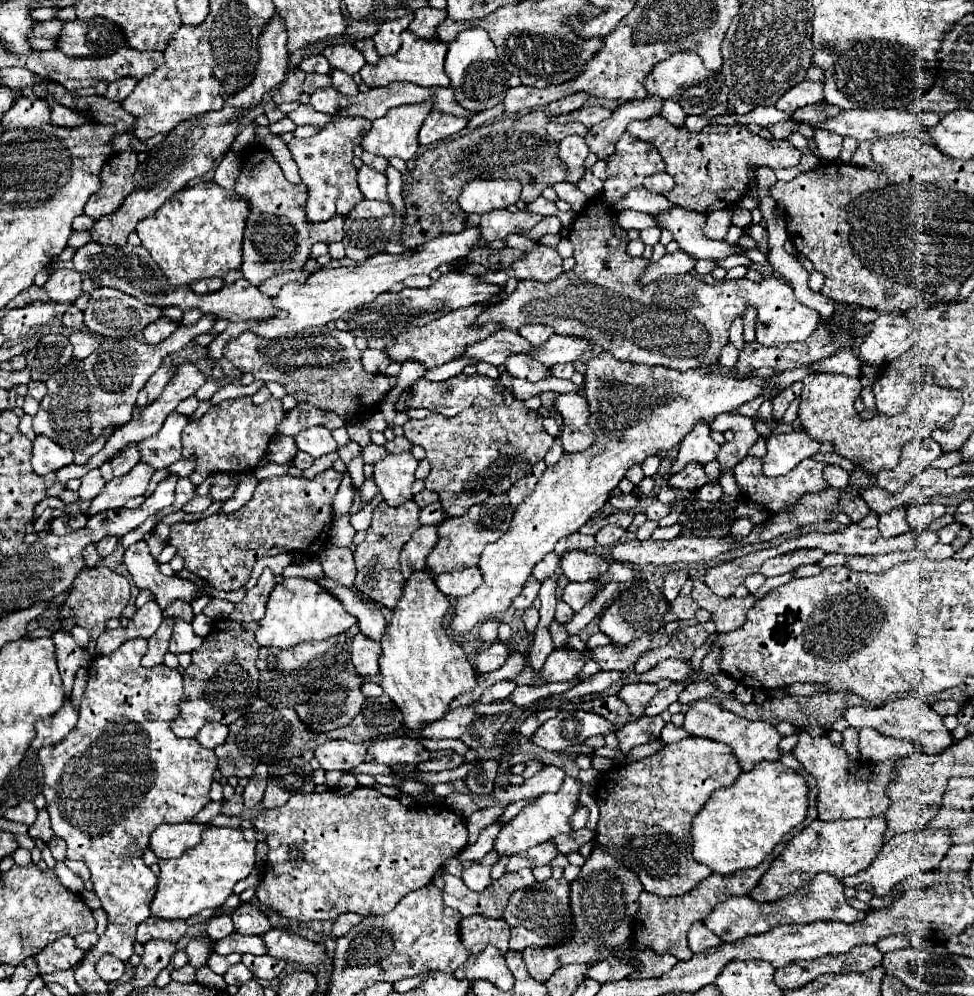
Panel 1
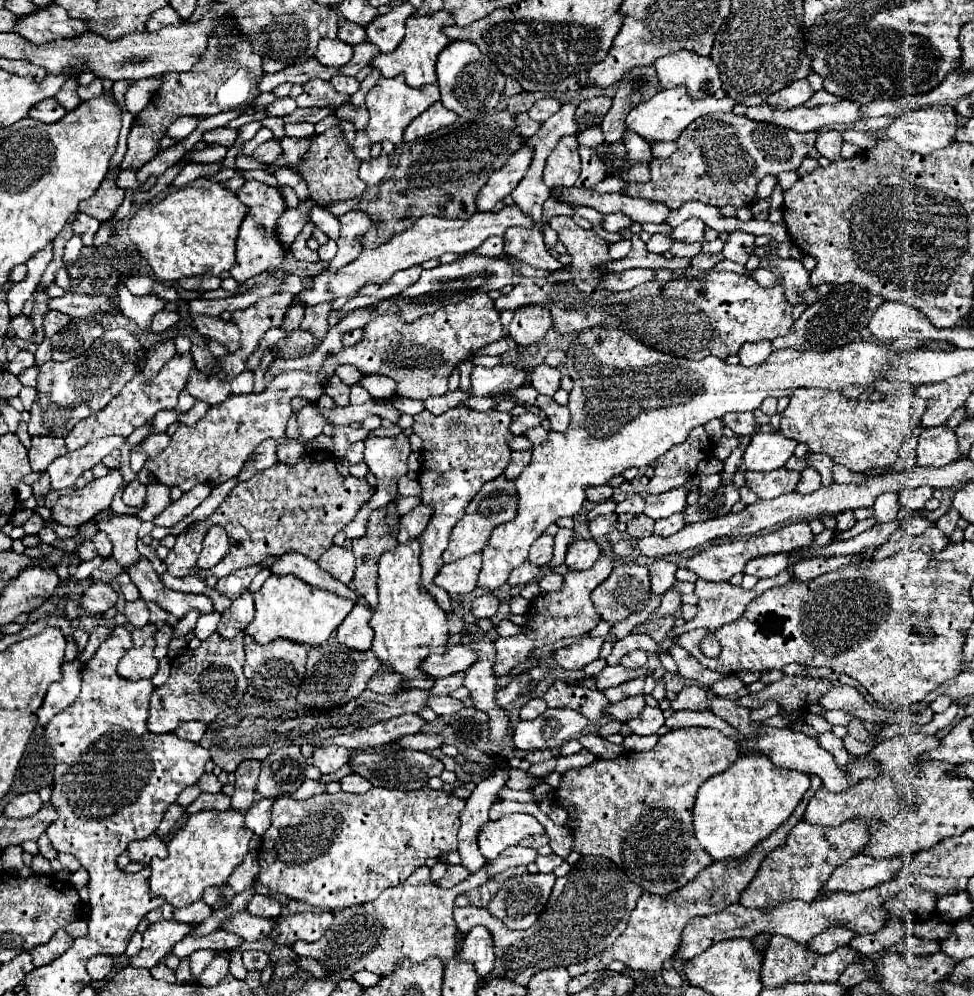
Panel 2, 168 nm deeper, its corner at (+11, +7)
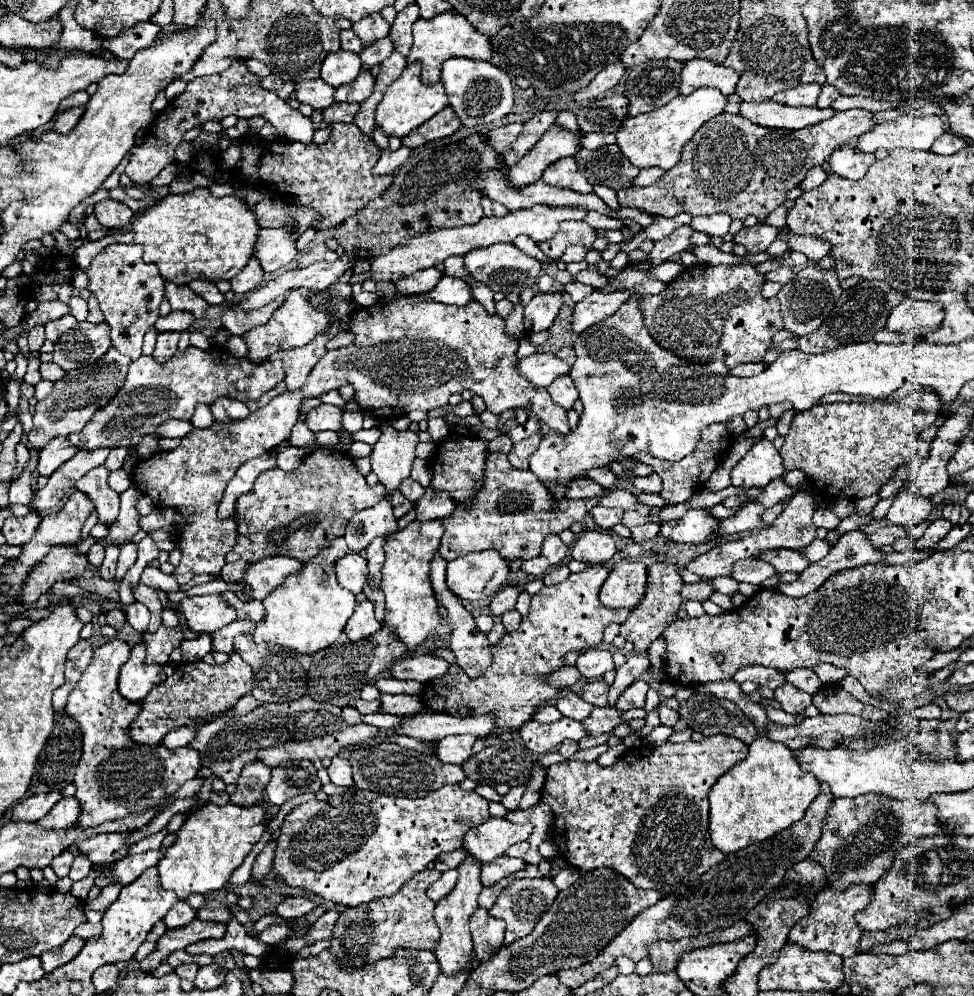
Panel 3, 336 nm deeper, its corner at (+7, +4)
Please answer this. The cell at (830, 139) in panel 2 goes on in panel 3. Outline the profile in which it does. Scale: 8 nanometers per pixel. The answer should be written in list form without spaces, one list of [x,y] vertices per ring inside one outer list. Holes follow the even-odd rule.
[[[839,146],[837,150],[833,150],[833,154],[829,158],[829,166],[831,166],[831,172],[835,172],[843,178],[859,180],[865,176],[865,172],[873,164],[873,160],[875,160],[873,154],[857,152],[853,146]]]

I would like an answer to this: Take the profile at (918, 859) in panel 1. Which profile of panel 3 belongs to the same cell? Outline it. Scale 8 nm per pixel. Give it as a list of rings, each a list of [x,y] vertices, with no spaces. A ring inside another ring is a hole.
[[[851,884],[847,890],[835,890],[835,888],[821,890],[815,896],[809,914],[791,928],[789,942],[797,942],[807,950],[833,952],[841,958],[849,958],[857,954],[857,944],[863,930],[853,922],[853,914],[857,910],[867,908],[871,900],[873,900],[873,886],[867,886],[867,884]]]

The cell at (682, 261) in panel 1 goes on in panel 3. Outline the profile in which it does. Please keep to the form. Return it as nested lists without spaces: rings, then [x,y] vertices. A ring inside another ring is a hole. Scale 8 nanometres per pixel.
[[[595,288],[587,298],[583,298],[579,304],[575,304],[575,310],[573,310],[573,330],[579,334],[579,332],[587,330],[589,326],[609,318],[633,294],[635,292],[631,292],[631,290],[603,292],[601,288]]]

